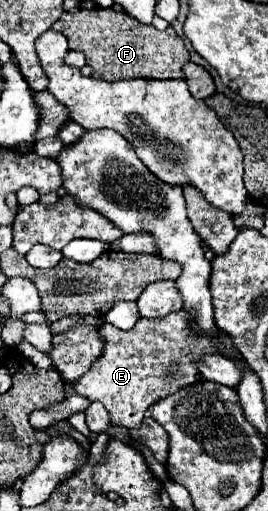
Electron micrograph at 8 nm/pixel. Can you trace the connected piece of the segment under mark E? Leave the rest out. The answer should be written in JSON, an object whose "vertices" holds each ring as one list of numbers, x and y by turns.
{"vertices":[[174,312,162,320,140,318,132,330,120,330,112,324,102,324,100,336,104,342,102,356,76,382,76,392,88,400,98,400,110,412,118,426,138,428,146,410,162,396,174,394,178,388,194,384,198,370,194,362,202,354,212,354,216,346,194,324,190,312]]}

